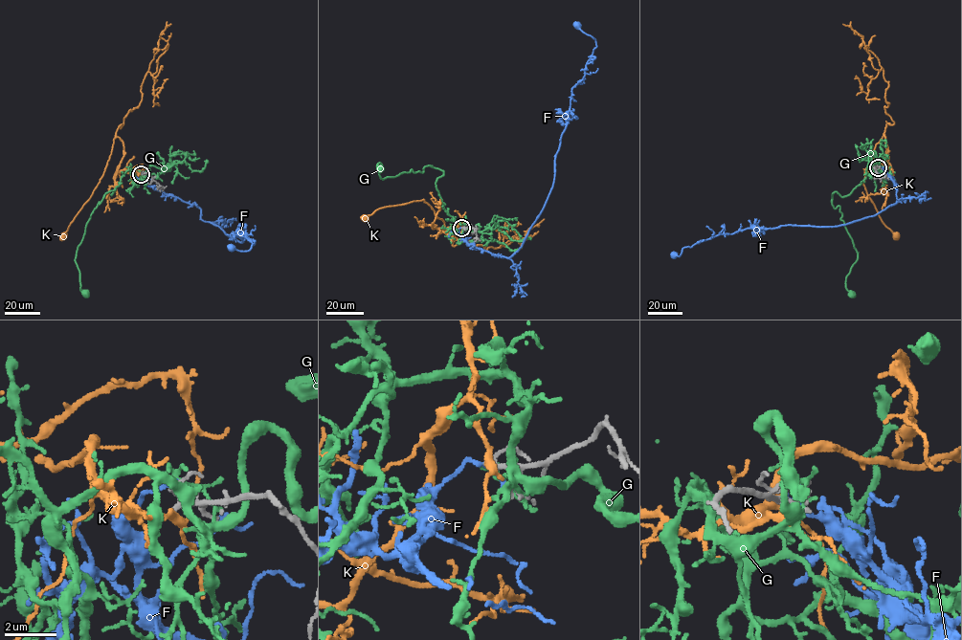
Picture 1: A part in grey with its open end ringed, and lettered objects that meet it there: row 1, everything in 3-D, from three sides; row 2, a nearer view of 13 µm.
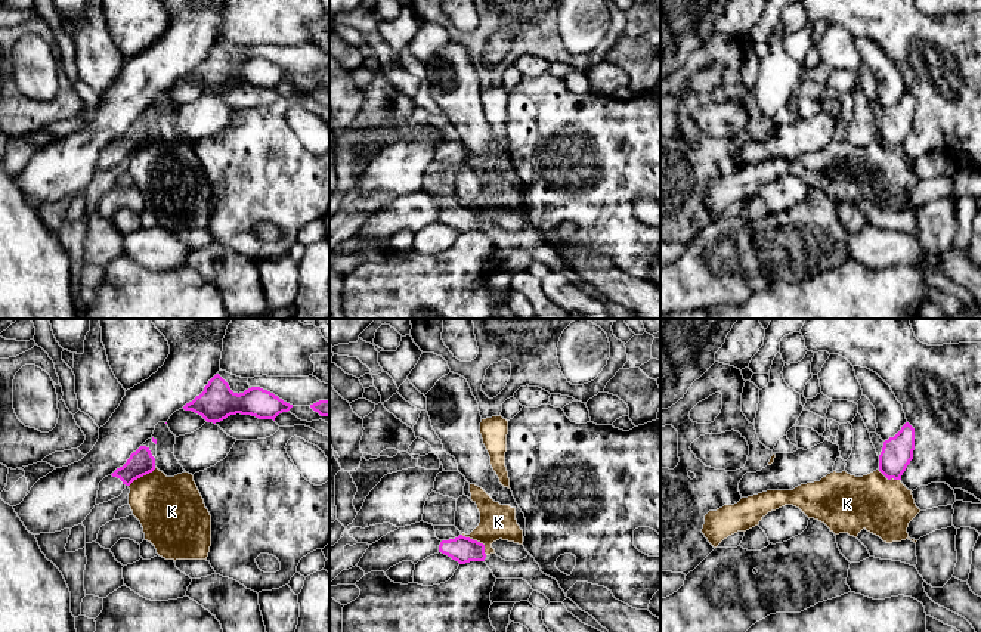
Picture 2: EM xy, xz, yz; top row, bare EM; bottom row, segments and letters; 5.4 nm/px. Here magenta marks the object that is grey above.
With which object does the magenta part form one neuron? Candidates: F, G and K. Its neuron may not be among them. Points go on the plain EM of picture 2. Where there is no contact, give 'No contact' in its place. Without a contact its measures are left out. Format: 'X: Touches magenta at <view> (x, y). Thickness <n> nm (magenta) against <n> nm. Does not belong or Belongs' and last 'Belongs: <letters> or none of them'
F: No contact. Does not belong
G: No contact. Does not belong
K: Touches magenta at xz (476, 210). Thickness 140 nm (magenta) against 190 nm. Does not belong
Belongs: none of them

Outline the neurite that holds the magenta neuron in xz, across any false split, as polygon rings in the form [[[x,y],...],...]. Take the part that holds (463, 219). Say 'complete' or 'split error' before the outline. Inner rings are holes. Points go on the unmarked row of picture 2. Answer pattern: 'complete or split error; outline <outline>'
split error; outline [[[434,195],[436,207],[440,210],[439,221],[451,226],[459,233],[485,230],[485,214],[465,207],[455,195]]]

